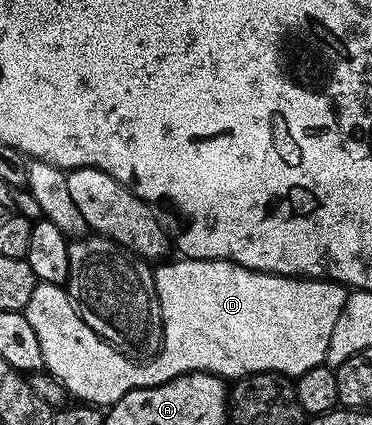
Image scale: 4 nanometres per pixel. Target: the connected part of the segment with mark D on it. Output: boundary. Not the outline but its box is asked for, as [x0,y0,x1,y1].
[24,259,348,407]

